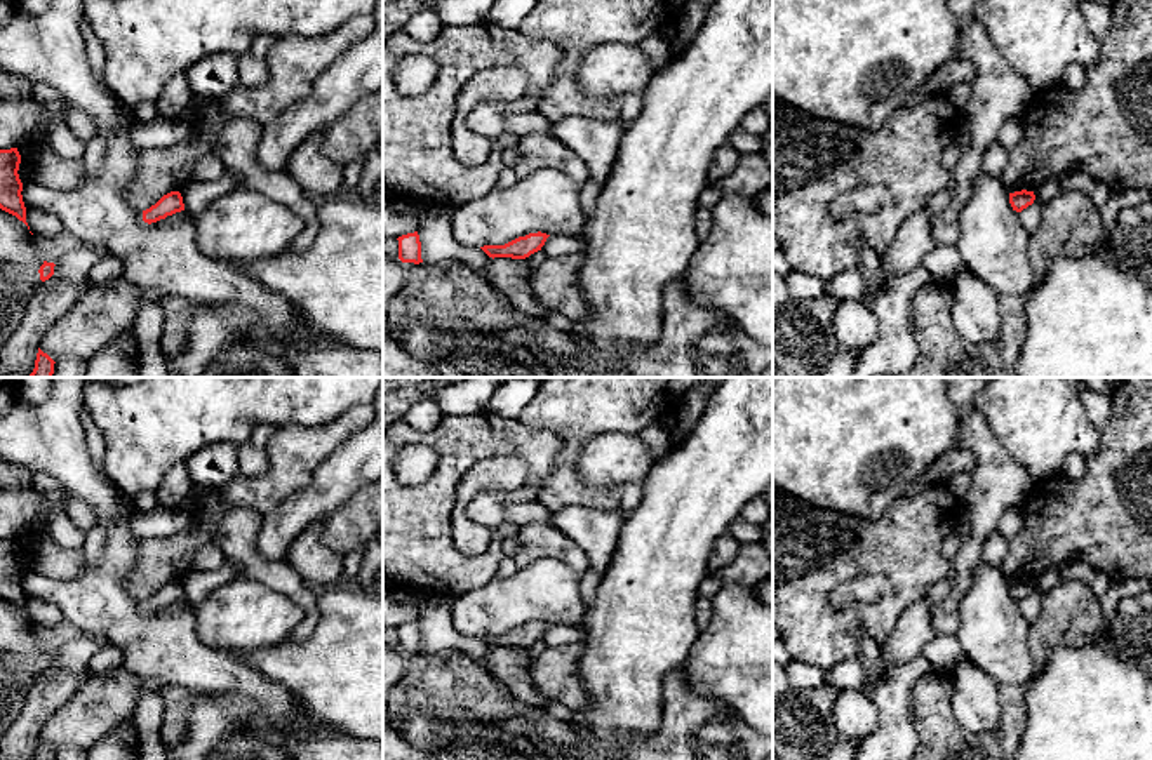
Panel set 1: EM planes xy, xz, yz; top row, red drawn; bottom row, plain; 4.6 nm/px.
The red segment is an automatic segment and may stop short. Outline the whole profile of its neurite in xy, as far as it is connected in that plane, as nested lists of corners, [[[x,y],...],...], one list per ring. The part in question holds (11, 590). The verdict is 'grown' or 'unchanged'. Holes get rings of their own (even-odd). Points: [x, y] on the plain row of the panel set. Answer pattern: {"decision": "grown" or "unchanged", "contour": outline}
{"decision": "unchanged", "contour": [[[17,537],[0,539],[0,598],[16,605],[26,616],[26,597],[23,591],[23,572],[19,569],[21,544]]]}

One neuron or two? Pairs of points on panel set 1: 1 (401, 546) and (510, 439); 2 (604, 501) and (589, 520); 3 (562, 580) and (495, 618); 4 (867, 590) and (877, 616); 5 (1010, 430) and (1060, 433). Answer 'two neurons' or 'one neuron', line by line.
1: one neuron
2: two neurons
3: one neuron
4: two neurons
5: one neuron

